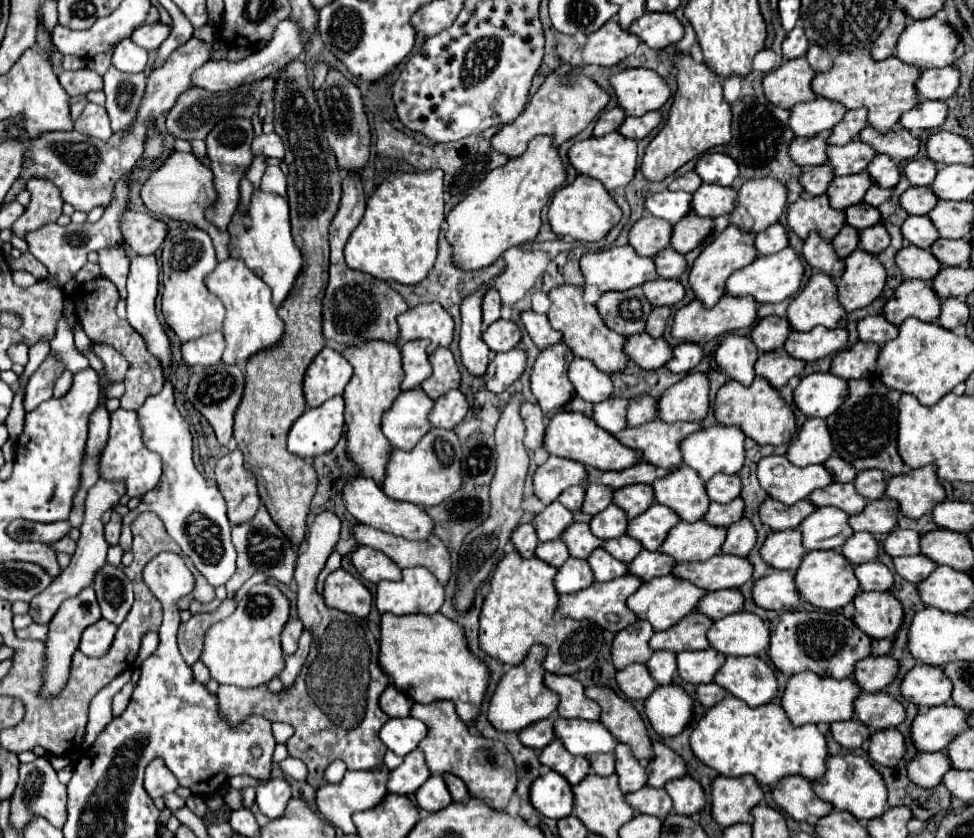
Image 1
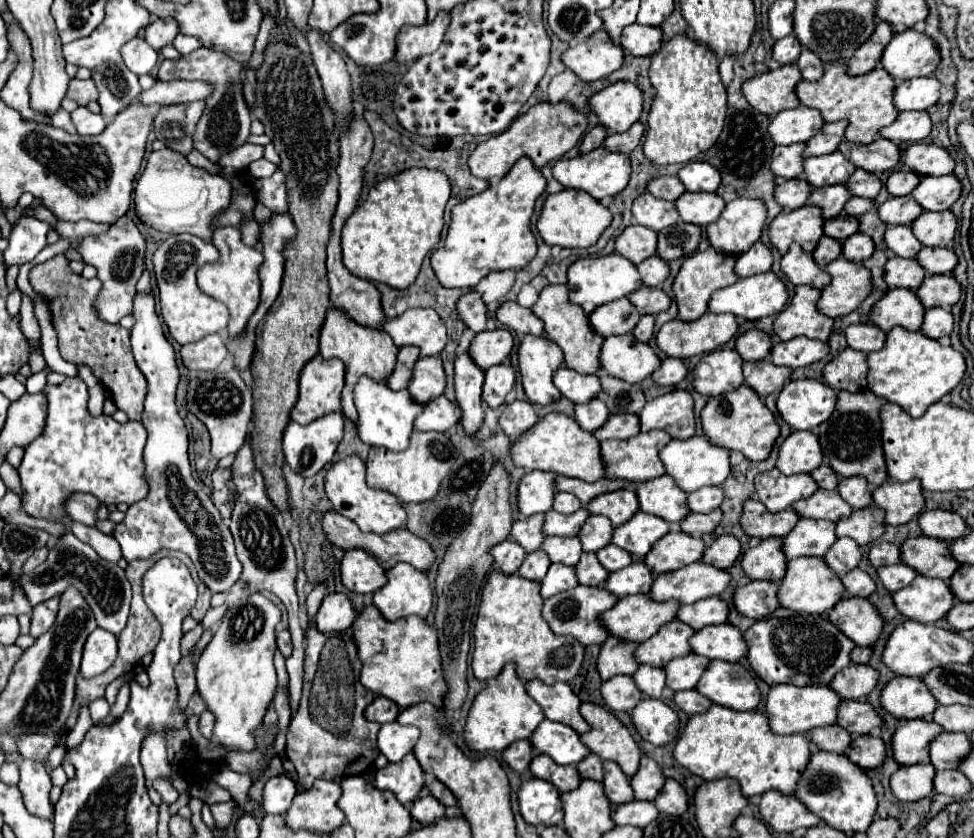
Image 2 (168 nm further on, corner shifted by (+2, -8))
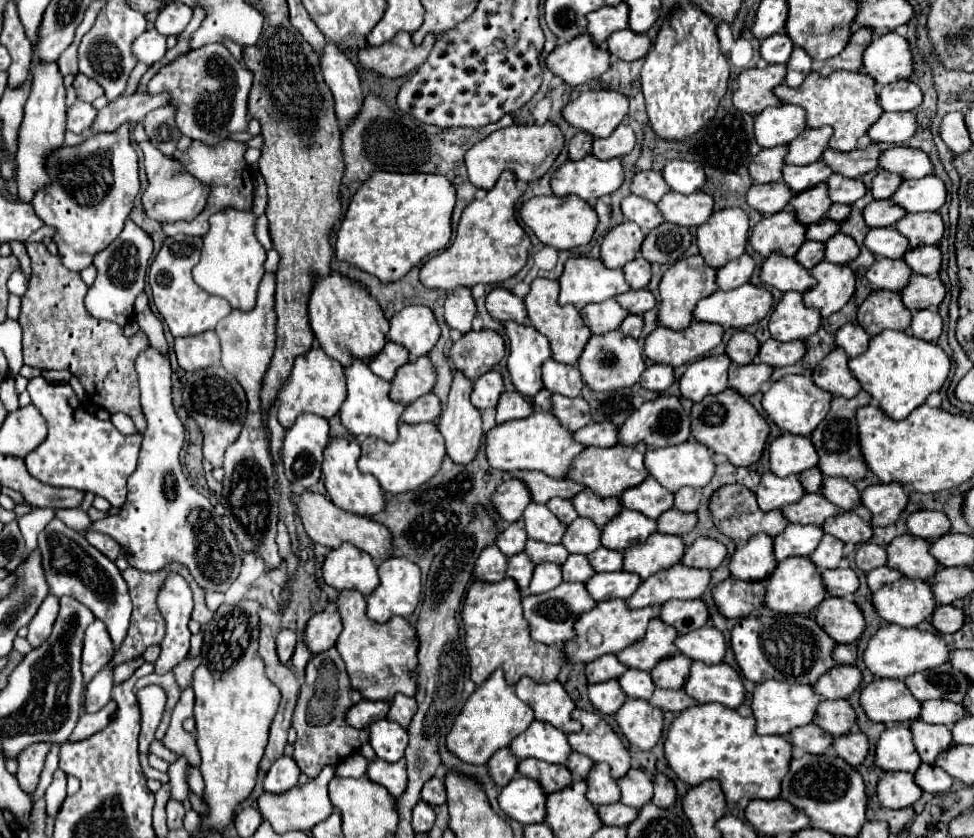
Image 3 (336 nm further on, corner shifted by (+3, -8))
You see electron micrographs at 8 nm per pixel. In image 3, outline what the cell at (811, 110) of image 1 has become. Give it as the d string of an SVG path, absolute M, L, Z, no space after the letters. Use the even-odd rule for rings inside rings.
M783 104L779 108L765 108L755 116L755 140L761 148L789 144L805 130L805 110Z

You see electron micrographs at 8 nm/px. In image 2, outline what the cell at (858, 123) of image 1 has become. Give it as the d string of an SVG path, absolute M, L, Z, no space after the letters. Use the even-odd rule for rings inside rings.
M838 120L832 124L826 124L822 128L822 132L818 132L814 138L810 138L806 142L806 150L804 156L824 156L824 154L832 154L838 150L838 144L844 138L844 130L846 130L848 122L846 120Z

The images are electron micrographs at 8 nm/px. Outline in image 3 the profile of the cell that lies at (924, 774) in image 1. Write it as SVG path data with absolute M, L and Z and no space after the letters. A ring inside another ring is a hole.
M885 772L877 782L879 804L891 810L913 806L921 794L921 788L913 782L913 774L909 772Z

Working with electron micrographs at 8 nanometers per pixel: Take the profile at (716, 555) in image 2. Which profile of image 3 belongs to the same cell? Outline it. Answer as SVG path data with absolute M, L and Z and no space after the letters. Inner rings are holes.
M697 538L691 546L685 548L681 564L691 568L705 568L715 570L727 556L727 550L721 542L713 538Z

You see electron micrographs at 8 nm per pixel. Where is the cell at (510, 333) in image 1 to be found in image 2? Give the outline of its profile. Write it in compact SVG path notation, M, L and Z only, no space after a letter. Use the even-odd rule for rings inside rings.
M496 328L476 334L476 338L470 344L470 356L472 360L482 368L488 370L494 364L502 364L514 346L514 338L510 330Z

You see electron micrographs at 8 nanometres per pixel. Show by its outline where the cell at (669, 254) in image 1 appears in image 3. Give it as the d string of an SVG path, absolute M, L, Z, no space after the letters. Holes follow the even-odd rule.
M637 256L637 258L631 260L629 264L625 264L625 266L623 266L623 272L625 272L627 284L629 284L633 290L645 288L647 282L651 280L651 264L649 264L643 256Z

